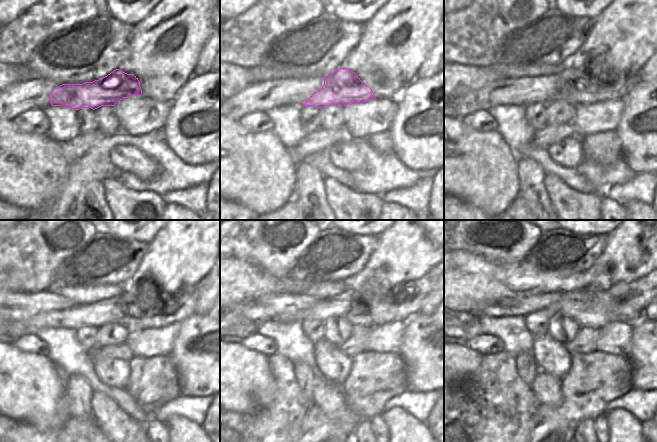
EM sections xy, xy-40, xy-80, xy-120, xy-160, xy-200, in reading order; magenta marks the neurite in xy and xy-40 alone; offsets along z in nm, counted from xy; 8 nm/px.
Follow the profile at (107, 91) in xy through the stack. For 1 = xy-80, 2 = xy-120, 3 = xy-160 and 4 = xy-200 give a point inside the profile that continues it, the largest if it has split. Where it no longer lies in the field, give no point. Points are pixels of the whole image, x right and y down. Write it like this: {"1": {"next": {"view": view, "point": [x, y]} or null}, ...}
{"1": {"next": {"view": "xy-80", "point": [575, 87]}}, "2": {"next": {"view": "xy-120", "point": [163, 309]}}, "3": {"next": {"view": "xy-160", "point": [401, 302]}}, "4": {"next": {"view": "xy-200", "point": [629, 299]}}}

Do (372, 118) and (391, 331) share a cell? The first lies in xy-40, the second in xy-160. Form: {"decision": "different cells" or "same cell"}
{"decision": "same cell"}

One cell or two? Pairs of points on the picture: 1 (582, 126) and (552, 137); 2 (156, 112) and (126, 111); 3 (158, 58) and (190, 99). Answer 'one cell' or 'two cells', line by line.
1: two cells
2: one cell
3: two cells

